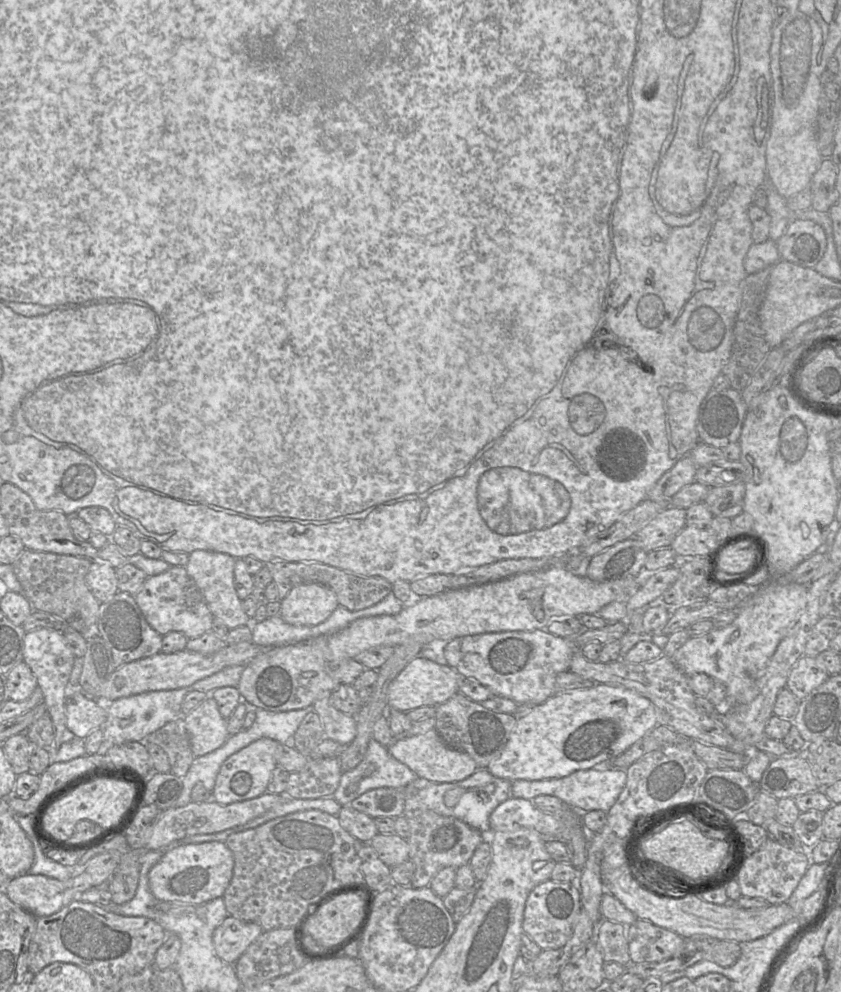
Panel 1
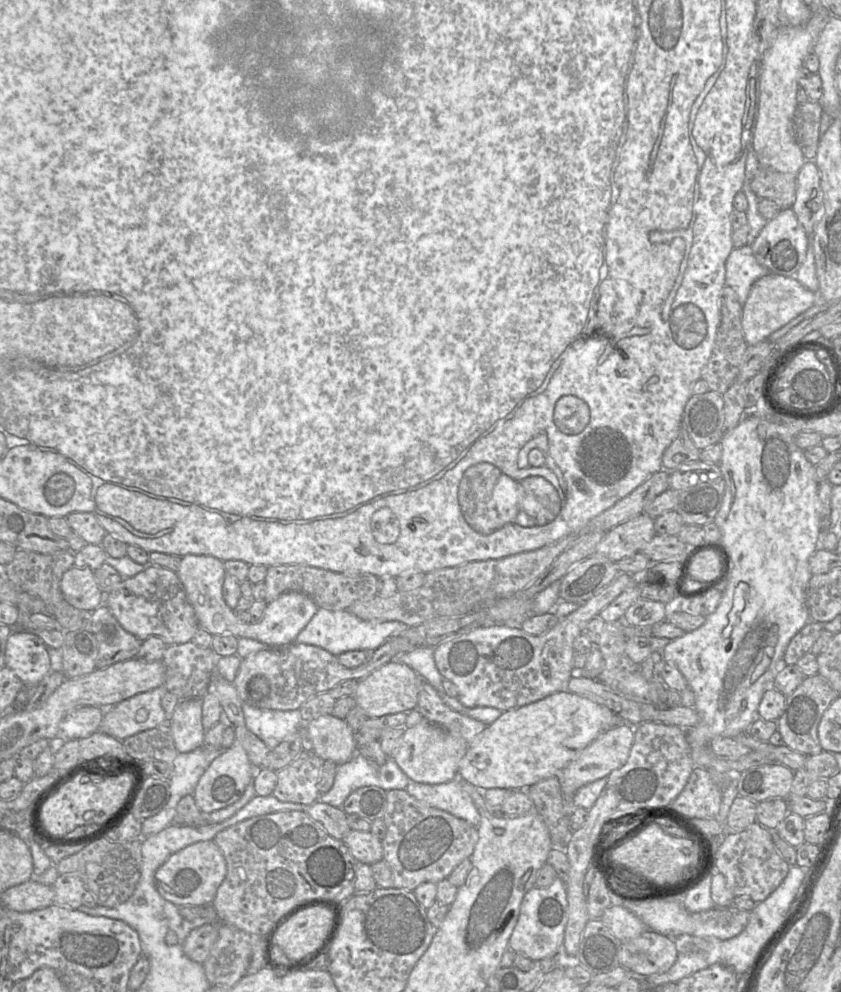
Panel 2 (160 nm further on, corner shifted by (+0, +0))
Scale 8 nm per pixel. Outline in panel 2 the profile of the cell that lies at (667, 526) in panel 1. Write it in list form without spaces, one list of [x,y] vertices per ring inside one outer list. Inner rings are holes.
[[[641,513],[606,532],[595,553],[617,562],[641,552],[655,535],[654,519]]]

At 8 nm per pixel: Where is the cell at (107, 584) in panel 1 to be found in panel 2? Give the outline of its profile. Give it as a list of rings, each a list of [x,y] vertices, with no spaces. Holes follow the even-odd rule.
[[[73,566],[61,579],[60,589],[65,600],[83,612],[92,612],[103,604],[105,593],[99,588],[94,570]]]

